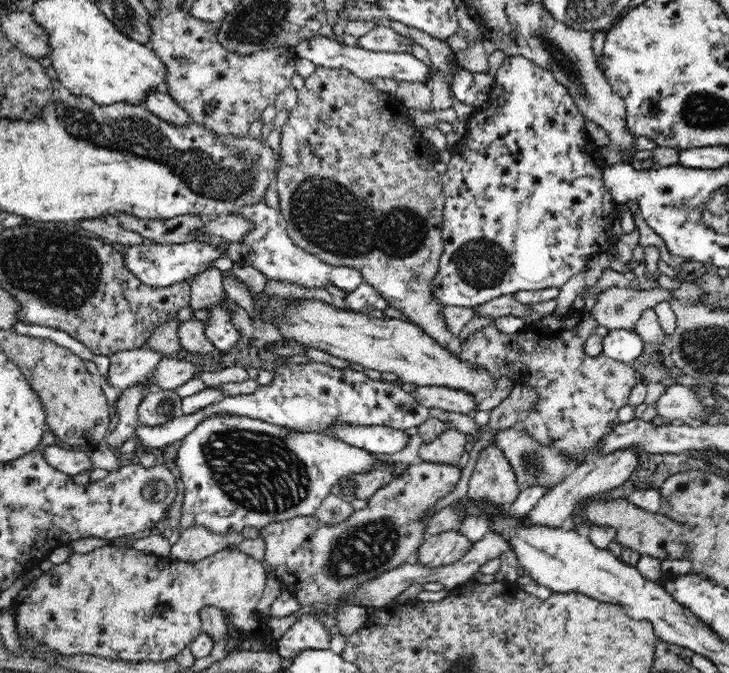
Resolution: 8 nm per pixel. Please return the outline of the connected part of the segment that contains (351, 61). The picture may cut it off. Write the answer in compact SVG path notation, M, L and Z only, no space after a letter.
M320 34L299 42L294 47L294 52L298 58L314 63L316 68L344 70L366 81L374 78L392 78L397 82L420 84L426 83L426 76L429 76L428 66L424 62L421 62L421 60L416 59L412 54L374 52L358 45L348 46L343 41L334 40Z

